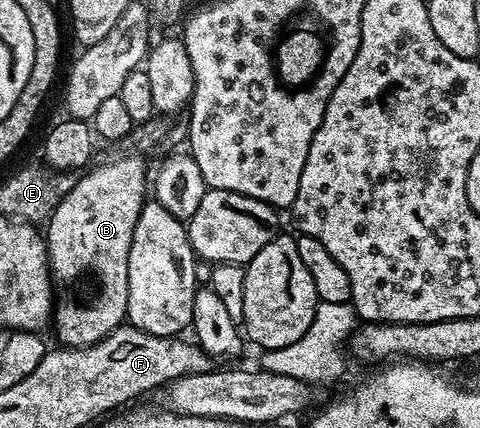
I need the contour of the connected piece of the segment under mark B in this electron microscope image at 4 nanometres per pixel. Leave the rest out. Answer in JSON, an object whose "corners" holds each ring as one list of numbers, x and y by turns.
{"corners":[[139,155,136,156,120,156,97,168,89,167,83,173,85,176,81,175,77,179,70,194,61,198,46,221,48,267,52,269,54,285,51,323,54,328,56,324,56,336,60,339,57,341,65,348,85,348,98,343,115,328,121,327,128,315,130,242,134,238,134,226,138,226,138,214,146,202,147,196,144,195,149,195,150,192,150,172,148,176,142,162,144,160]]}

